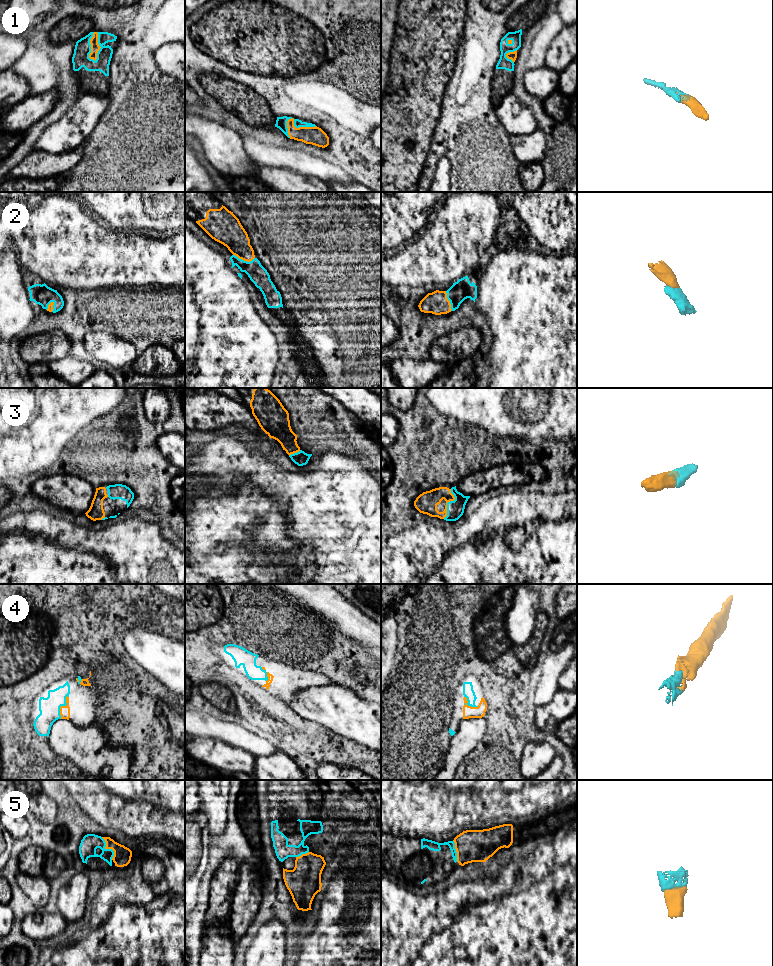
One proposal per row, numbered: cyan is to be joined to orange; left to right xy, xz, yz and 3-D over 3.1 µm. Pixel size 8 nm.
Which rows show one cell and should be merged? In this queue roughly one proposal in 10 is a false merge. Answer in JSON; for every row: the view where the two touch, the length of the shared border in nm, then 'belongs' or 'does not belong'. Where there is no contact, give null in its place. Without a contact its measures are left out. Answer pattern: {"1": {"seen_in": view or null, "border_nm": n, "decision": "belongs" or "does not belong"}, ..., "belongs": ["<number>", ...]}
{"1": {"seen_in": "xy", "border_nm": 240, "decision": "belongs"}, "2": {"seen_in": "xz", "border_nm": 180, "decision": "belongs"}, "3": {"seen_in": "yz", "border_nm": 240, "decision": "belongs"}, "4": {"seen_in": "xy", "border_nm": 200, "decision": "belongs"}, "5": {"seen_in": "xy", "border_nm": 200, "decision": "belongs"}, "belongs": ["1", "2", "3", "4", "5"]}

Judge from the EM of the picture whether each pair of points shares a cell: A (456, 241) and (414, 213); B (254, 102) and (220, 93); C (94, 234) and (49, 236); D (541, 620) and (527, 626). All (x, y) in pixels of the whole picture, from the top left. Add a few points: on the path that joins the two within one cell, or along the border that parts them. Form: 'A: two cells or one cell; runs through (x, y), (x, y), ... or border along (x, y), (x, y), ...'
A: two cells; border along (426, 225), (408, 240)
B: one cell; runs through (246, 102), (228, 93)
C: one cell; runs through (83, 236), (60, 236)
D: two cells; border along (538, 612), (535, 618), (533, 634), (523, 644)

